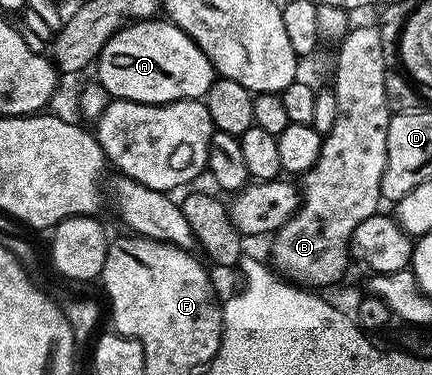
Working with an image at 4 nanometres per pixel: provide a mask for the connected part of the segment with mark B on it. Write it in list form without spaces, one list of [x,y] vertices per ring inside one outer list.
[[[352,27],[337,45],[339,57],[335,60],[335,84],[333,84],[334,94],[341,102],[337,120],[333,128],[324,135],[317,162],[301,177],[301,203],[298,212],[274,233],[270,241],[271,256],[276,264],[274,267],[287,270],[296,276],[294,277],[296,281],[304,280],[299,282],[315,290],[325,284],[337,283],[346,274],[347,263],[352,263],[353,260],[351,236],[366,225],[363,223],[378,210],[379,204],[381,205],[381,178],[387,165],[387,131],[393,115],[387,106],[385,94],[389,66],[383,58],[379,28]]]

